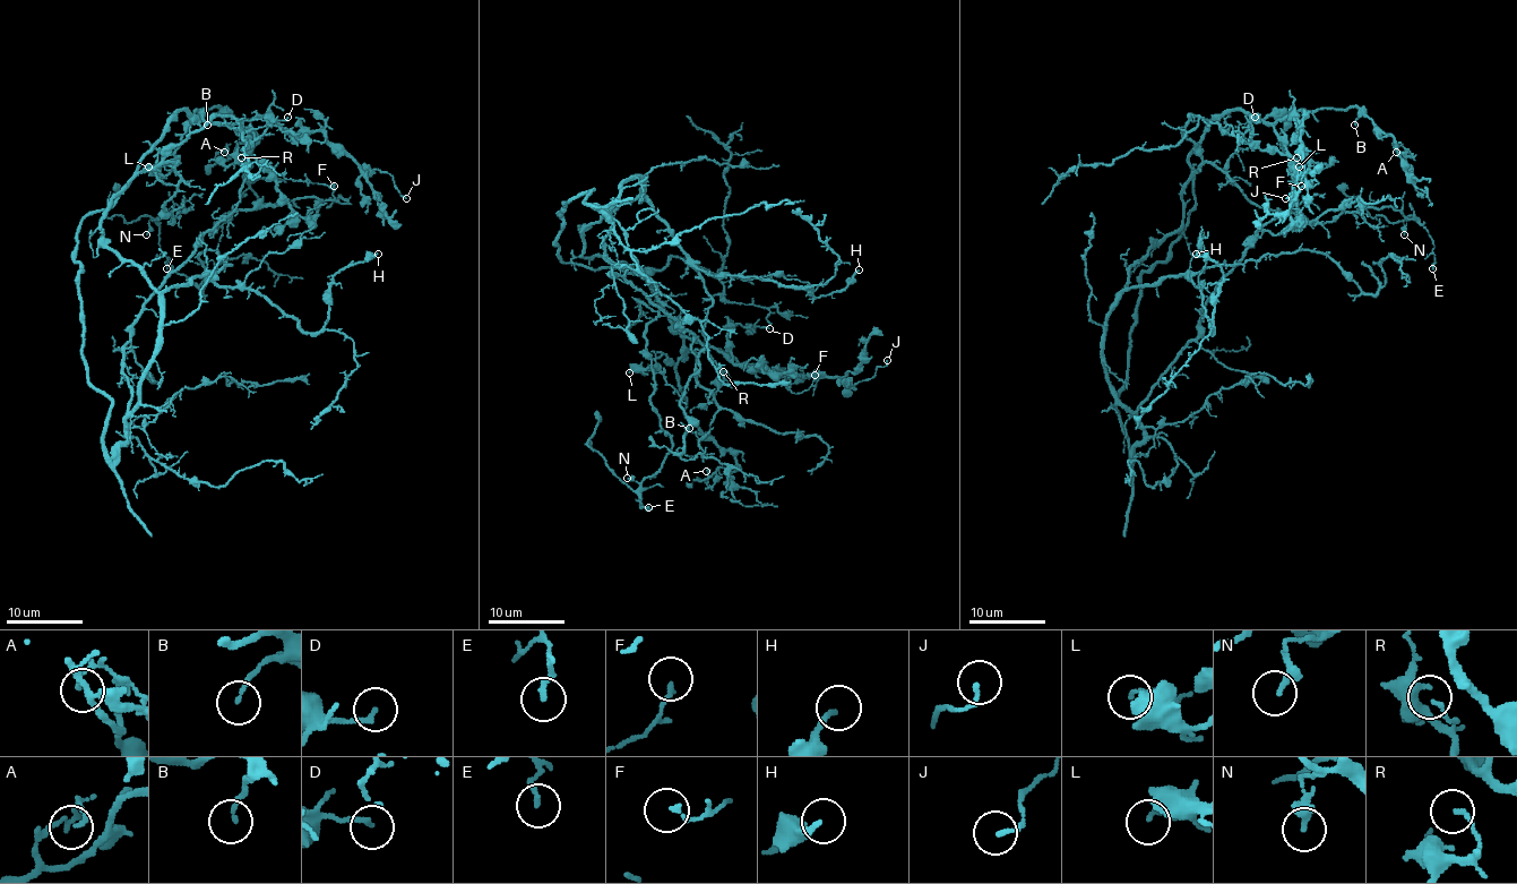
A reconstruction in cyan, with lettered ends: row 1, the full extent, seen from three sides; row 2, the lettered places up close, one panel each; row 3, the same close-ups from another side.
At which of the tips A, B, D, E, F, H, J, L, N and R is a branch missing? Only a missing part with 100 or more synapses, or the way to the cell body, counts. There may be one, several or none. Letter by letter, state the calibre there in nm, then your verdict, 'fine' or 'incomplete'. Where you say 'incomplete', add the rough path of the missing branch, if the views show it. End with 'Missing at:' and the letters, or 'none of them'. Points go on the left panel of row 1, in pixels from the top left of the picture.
A: 140 nm thick; fine
B: 140 nm thick; fine
D: 150 nm thick; fine
E: 190 nm thick; fine
F: 140 nm thick; fine
H: 190 nm thick; fine
J: 130 nm thick; fine
L: 200 nm thick; fine
N: 240 nm thick; fine
R: 120 nm thick; fine
Missing at: none of them

